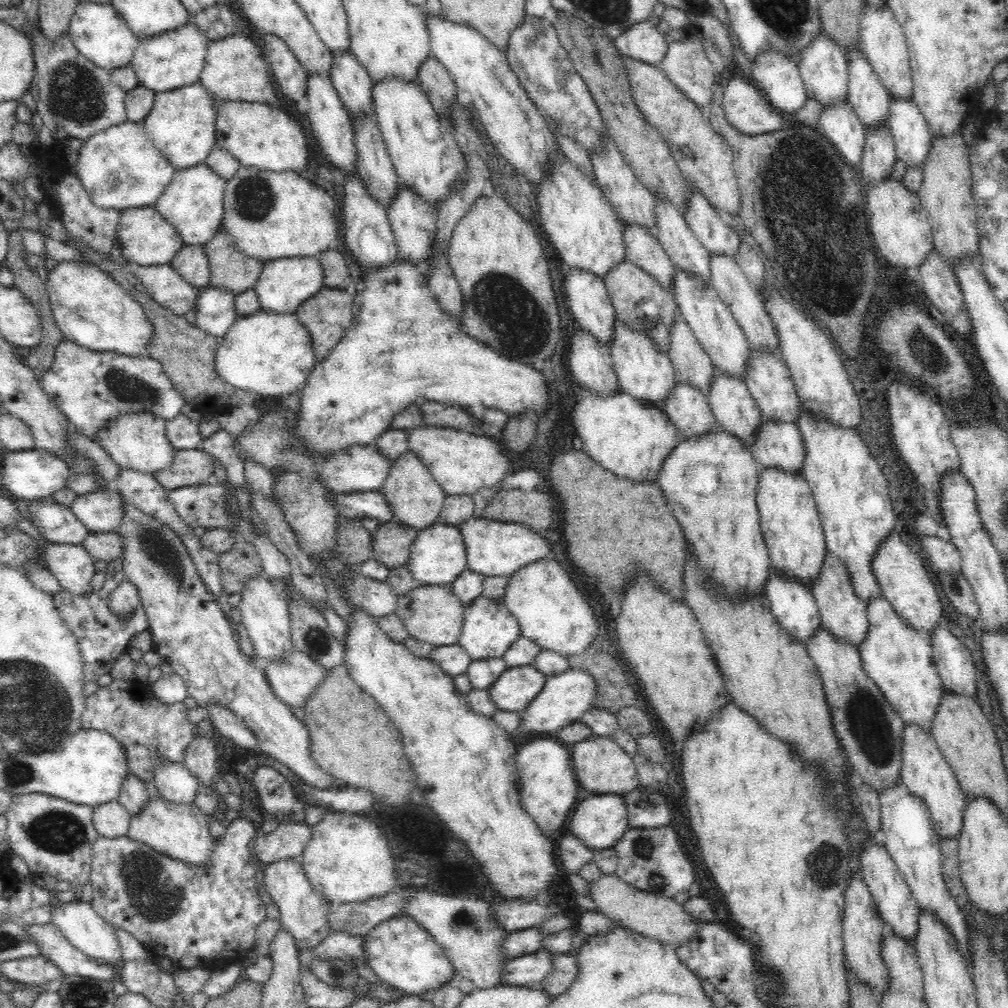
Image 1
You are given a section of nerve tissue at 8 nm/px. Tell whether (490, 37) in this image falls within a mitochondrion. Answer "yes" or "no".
no

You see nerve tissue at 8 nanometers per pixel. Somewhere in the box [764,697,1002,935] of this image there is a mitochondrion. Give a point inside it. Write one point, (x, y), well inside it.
(823, 863)

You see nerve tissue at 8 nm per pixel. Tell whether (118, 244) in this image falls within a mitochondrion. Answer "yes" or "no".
no

